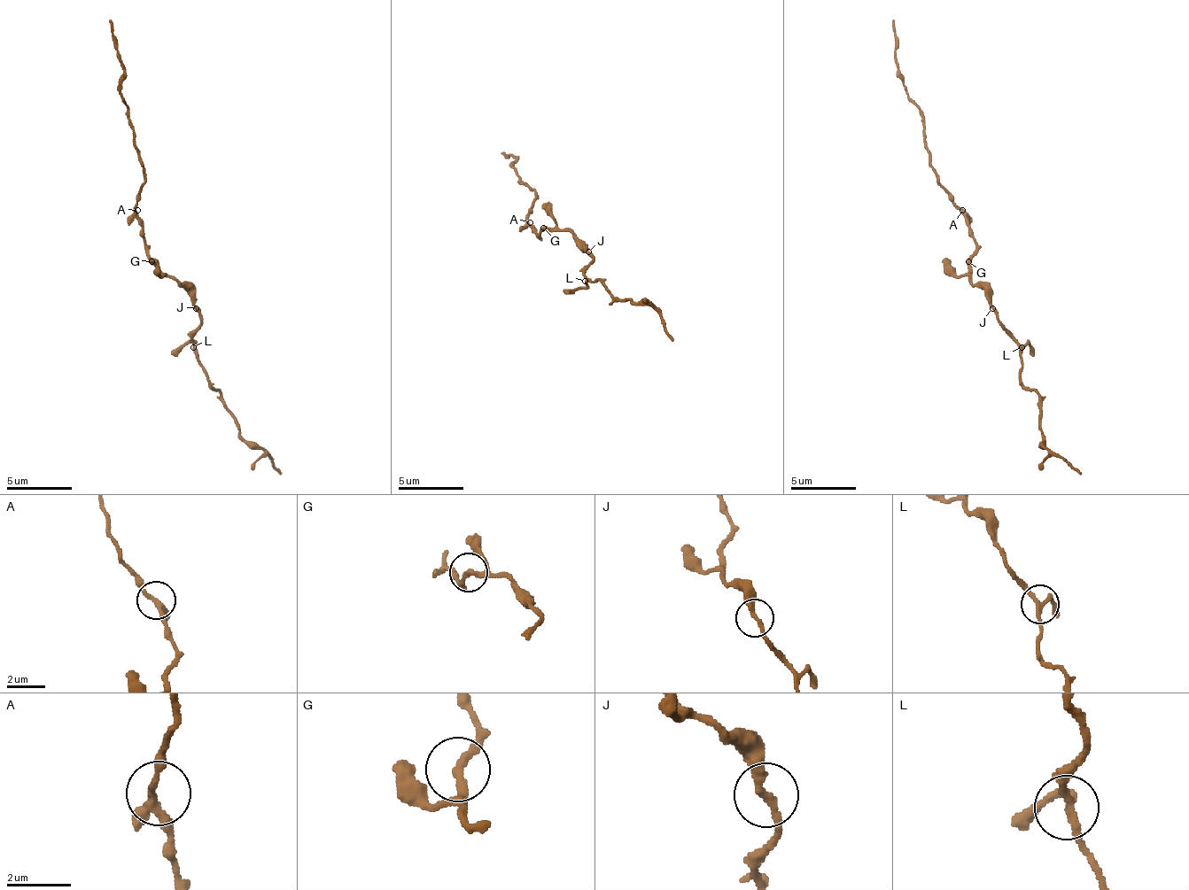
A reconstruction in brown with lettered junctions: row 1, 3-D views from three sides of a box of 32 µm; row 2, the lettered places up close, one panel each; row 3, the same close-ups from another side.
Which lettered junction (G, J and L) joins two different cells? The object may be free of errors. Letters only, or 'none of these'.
none of these

